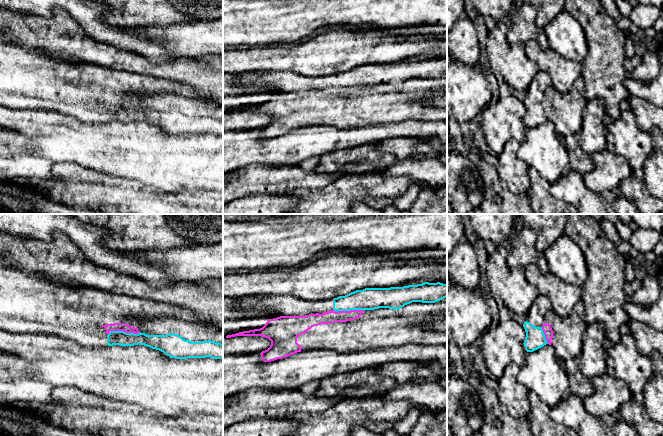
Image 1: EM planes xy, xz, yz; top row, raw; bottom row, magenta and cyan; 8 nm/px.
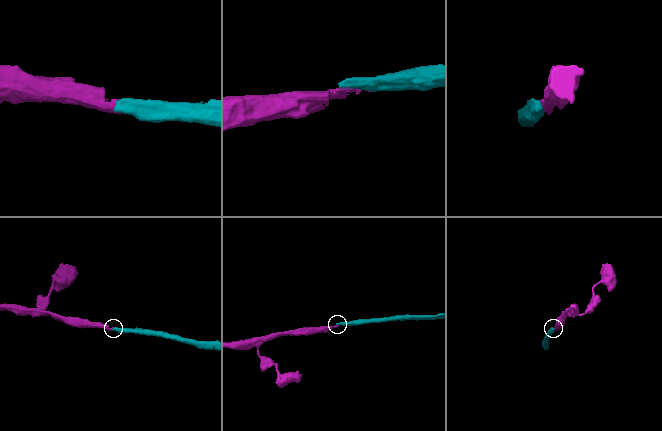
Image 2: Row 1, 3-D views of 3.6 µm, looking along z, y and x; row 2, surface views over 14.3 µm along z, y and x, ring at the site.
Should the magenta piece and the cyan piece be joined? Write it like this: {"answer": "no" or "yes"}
{"answer": "no"}

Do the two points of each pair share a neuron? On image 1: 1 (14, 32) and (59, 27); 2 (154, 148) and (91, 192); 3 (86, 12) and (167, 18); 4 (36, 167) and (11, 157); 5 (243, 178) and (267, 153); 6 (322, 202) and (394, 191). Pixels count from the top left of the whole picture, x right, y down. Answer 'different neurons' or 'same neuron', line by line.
1: same neuron
2: different neurons
3: different neurons
4: same neuron
5: different neurons
6: same neuron

